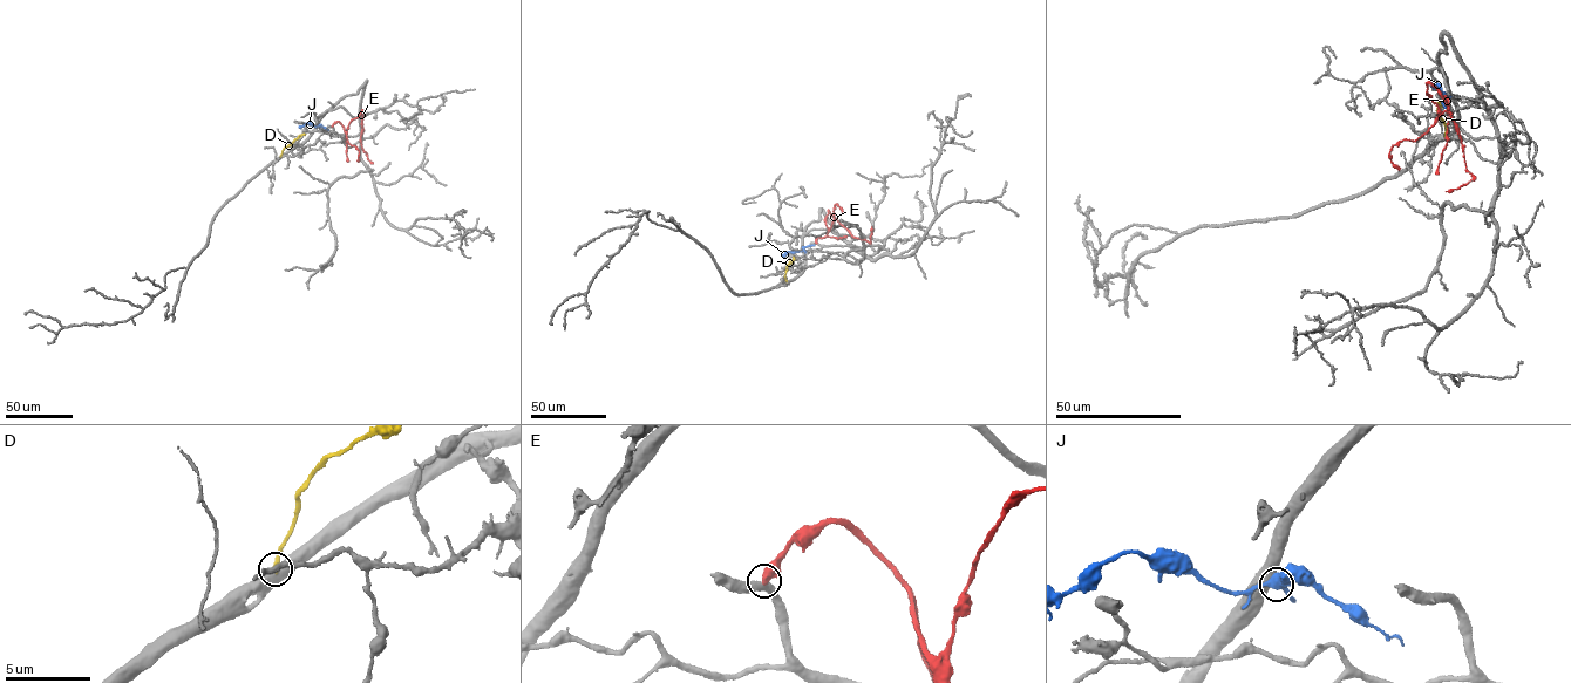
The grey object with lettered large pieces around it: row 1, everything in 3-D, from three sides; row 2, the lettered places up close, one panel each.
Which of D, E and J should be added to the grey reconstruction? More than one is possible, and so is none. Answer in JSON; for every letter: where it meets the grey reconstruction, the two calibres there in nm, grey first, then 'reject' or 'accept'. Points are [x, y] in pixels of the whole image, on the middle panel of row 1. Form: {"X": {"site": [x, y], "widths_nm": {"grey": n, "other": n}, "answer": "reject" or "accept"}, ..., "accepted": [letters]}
{"D": {"site": [786, 281], "widths_nm": {"grey": 550, "other": 200}, "answer": "reject"}, "E": {"site": [816, 243], "widths_nm": {"grey": 420, "other": 550}, "answer": "reject"}, "J": {"site": [804, 253], "widths_nm": {"grey": 650, "other": 180}, "answer": "accept"}, "accepted": ["J"]}

